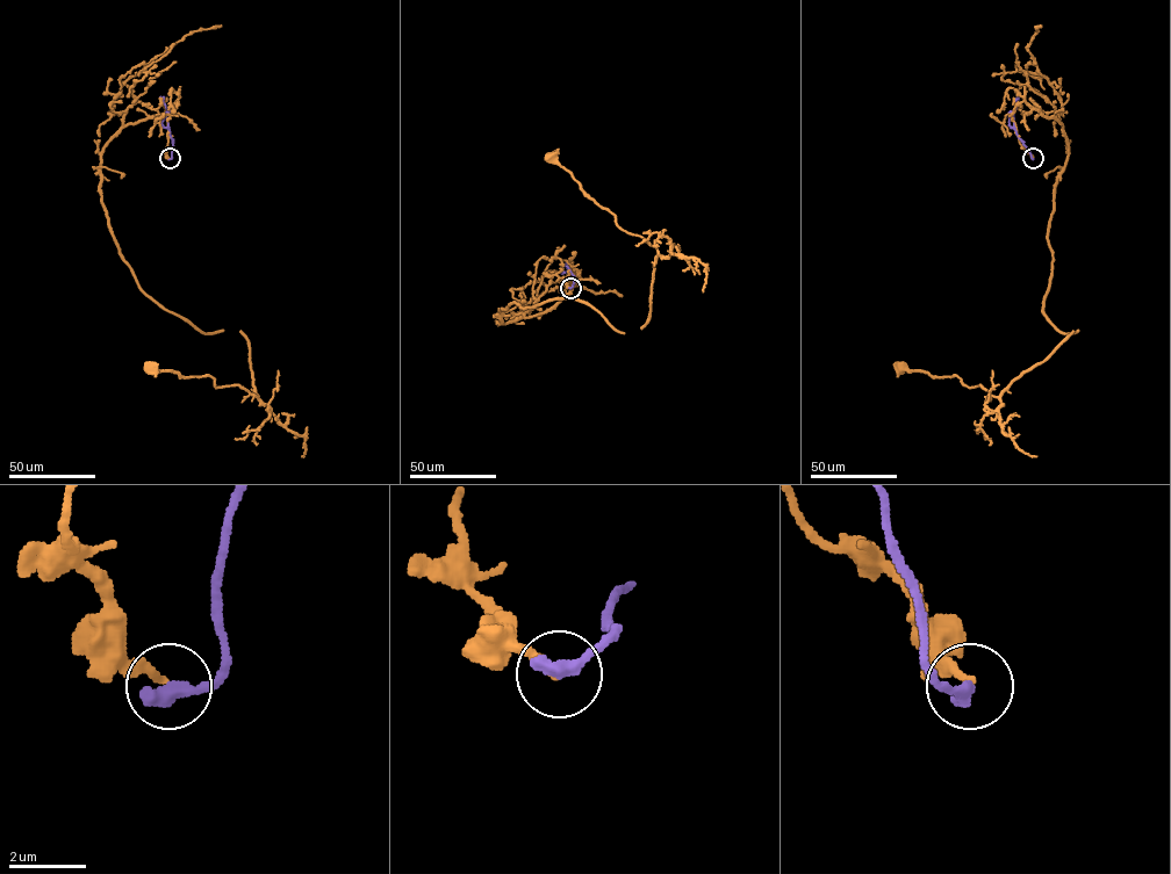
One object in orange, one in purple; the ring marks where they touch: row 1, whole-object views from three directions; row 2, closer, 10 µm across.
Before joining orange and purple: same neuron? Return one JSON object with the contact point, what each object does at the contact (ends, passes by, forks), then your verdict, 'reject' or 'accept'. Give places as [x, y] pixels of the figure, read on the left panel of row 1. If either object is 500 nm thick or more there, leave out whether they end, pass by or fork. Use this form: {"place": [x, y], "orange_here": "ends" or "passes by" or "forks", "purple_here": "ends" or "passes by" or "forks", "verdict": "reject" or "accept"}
{"place": [170, 158], "orange_here": "ends", "purple_here": "ends", "verdict": "reject"}

